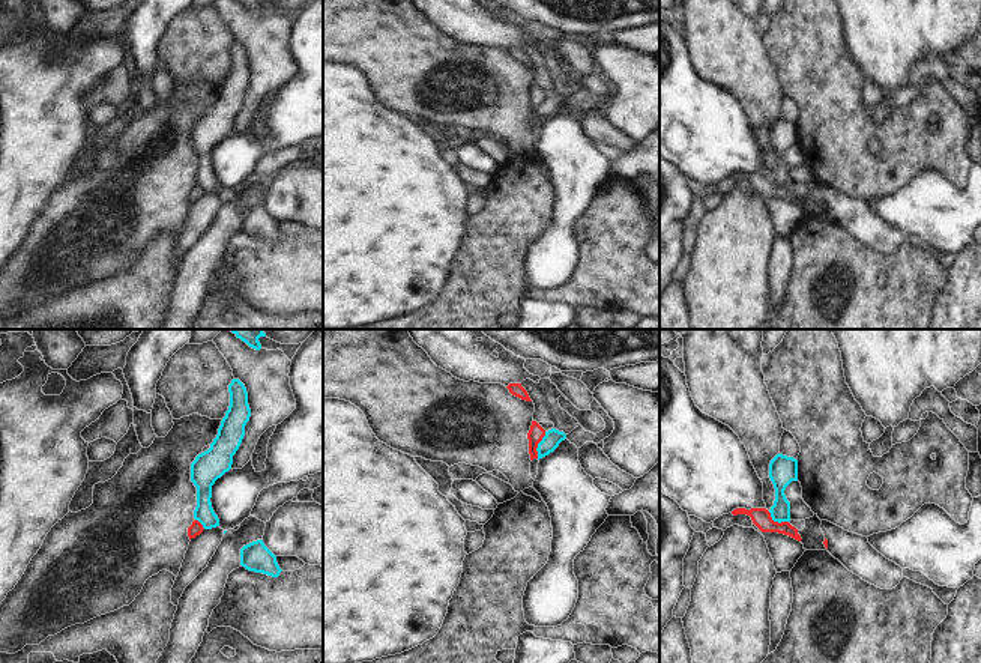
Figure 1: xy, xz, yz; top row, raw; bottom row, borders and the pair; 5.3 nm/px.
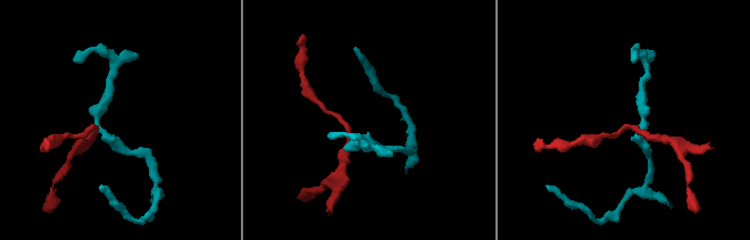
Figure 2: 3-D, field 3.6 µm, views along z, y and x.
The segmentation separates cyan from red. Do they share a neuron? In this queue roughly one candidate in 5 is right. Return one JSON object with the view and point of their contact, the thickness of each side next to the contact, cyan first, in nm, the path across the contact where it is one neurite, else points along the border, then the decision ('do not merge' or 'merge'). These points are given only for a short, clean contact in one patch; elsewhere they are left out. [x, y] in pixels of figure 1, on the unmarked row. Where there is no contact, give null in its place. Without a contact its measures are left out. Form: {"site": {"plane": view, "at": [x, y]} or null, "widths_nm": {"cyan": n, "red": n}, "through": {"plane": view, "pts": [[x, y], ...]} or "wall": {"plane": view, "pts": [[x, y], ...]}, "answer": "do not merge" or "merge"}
{"site": {"plane": "xz", "at": [538, 108]}, "widths_nm": {"cyan": 90, "red": 90}, "wall": {"plane": "xz", "pts": [[546, 95], [538, 107], [537, 121]]}, "answer": "do not merge"}

